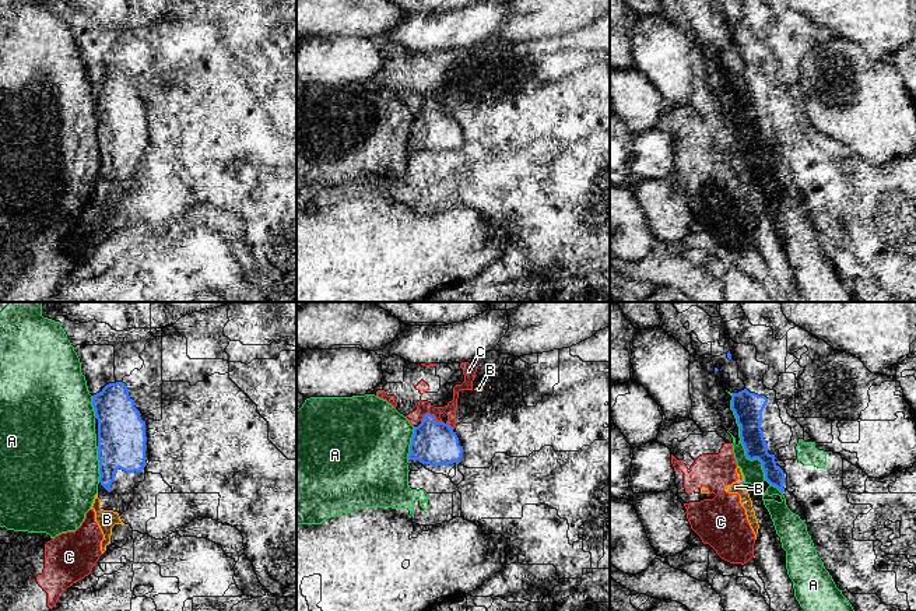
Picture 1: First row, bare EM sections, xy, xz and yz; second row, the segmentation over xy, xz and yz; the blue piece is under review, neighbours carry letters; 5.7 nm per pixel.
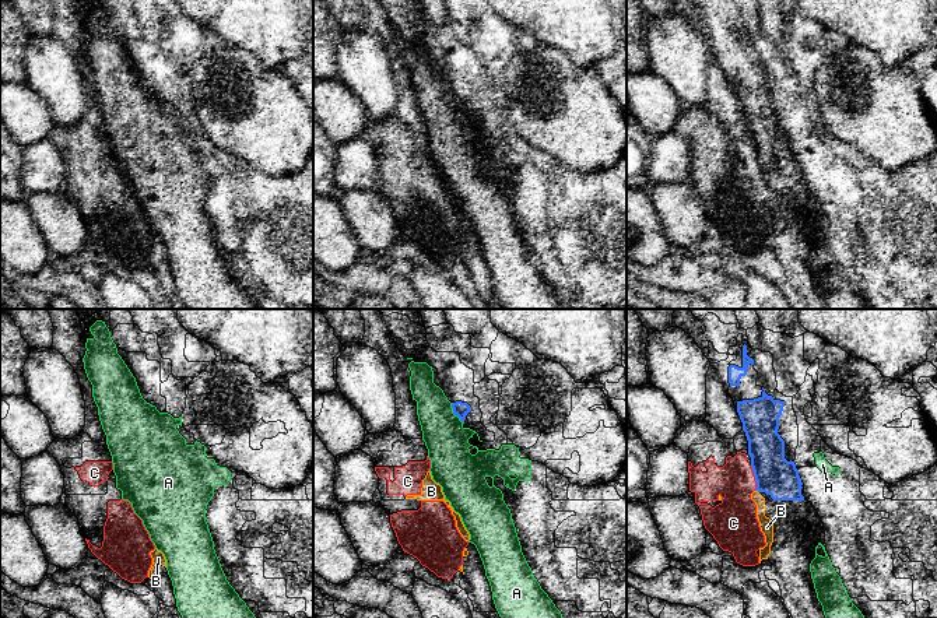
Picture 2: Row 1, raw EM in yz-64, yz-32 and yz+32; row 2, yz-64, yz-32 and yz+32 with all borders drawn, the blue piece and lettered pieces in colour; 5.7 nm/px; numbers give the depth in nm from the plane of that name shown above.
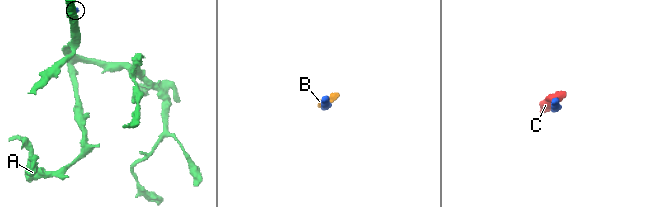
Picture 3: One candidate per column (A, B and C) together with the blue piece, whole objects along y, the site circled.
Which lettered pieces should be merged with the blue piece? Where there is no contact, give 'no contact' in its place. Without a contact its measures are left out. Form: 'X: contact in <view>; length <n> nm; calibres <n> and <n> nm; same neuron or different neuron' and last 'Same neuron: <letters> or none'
A: contact in yz; length 600 nm; calibres 160 and 120 nm; different neuron
B: contact in yz; length 40 nm; calibres 20 and 70 nm; different neuron
C: contact in xz; length 130 nm; calibres 260 and 80 nm; different neuron
Same neuron: none

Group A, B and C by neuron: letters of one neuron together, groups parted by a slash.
A / B C

